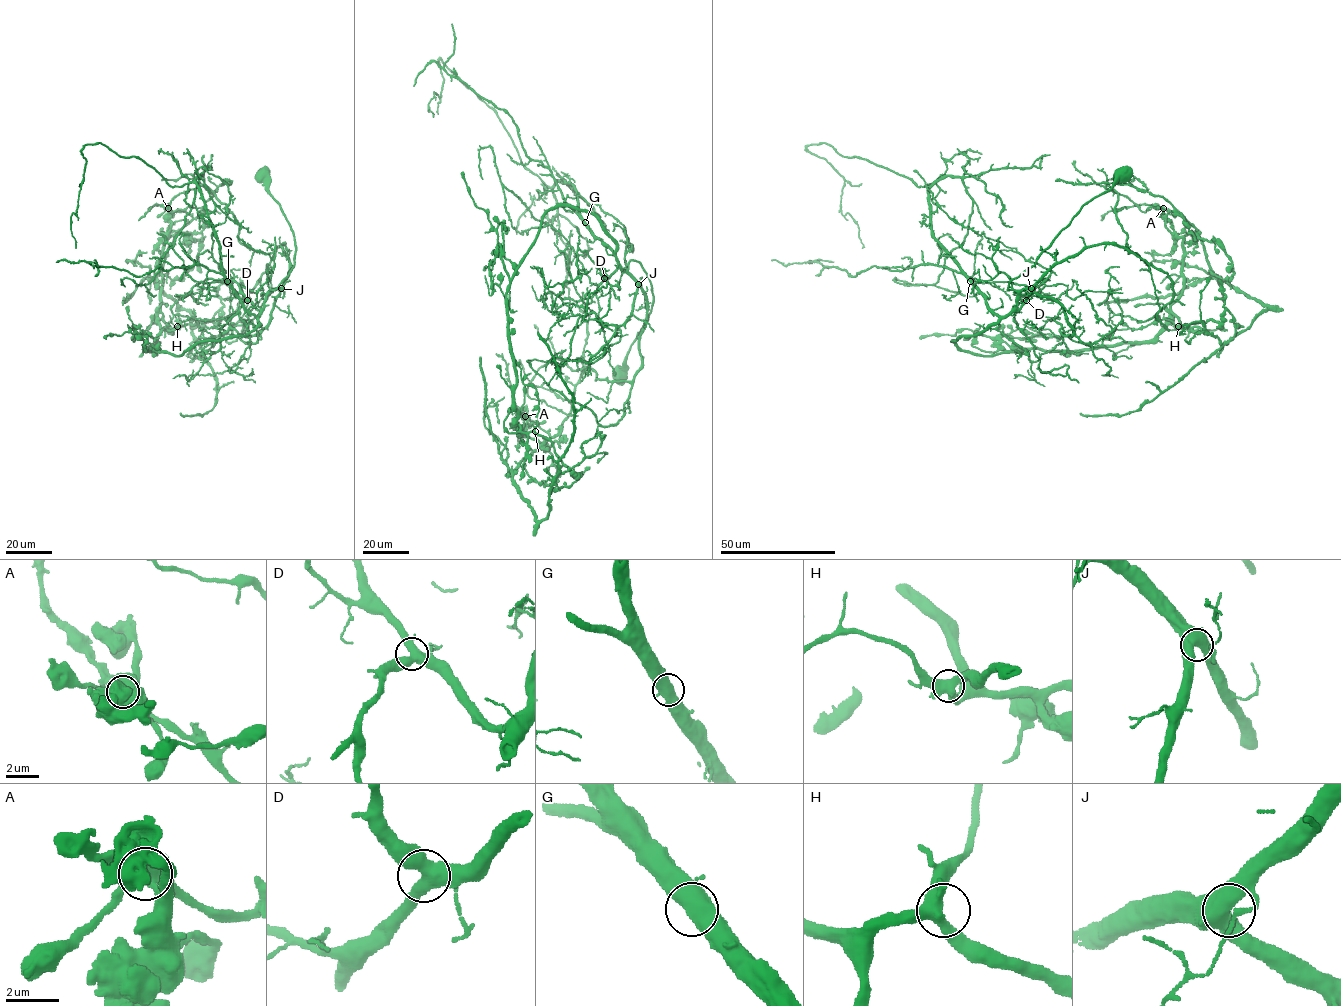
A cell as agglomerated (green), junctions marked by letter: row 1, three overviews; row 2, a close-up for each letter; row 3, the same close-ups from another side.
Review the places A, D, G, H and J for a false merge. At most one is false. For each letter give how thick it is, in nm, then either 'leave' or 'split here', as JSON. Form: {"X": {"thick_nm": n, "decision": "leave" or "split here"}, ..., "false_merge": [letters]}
{"A": {"thick_nm": 480, "decision": "split here"}, "D": {"thick_nm": 500, "decision": "leave"}, "G": {"thick_nm": 460, "decision": "leave"}, "H": {"thick_nm": 460, "decision": "leave"}, "J": {"thick_nm": 500, "decision": "leave"}, "false_merge": ["A"]}

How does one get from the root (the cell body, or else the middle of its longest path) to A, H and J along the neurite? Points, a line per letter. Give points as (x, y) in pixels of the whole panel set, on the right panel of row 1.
A: (1121, 175), (1009, 283), (1016, 306), (954, 340), (960, 348), (1151, 340), (1183, 287), (1183, 239), (1163, 208)
H: (1121, 175), (1009, 283), (1009, 312), (954, 341), (982, 355), (1081, 351), (1151, 340), (1171, 313), (1178, 326)
J: (1121, 175), (1110, 189), (1087, 201), (1036, 262), (1015, 277), (1008, 288), (1031, 288)

